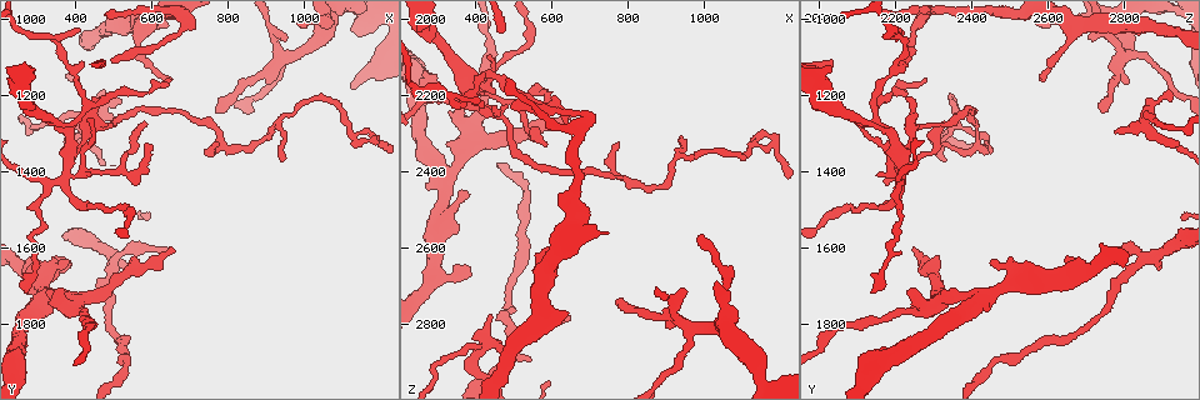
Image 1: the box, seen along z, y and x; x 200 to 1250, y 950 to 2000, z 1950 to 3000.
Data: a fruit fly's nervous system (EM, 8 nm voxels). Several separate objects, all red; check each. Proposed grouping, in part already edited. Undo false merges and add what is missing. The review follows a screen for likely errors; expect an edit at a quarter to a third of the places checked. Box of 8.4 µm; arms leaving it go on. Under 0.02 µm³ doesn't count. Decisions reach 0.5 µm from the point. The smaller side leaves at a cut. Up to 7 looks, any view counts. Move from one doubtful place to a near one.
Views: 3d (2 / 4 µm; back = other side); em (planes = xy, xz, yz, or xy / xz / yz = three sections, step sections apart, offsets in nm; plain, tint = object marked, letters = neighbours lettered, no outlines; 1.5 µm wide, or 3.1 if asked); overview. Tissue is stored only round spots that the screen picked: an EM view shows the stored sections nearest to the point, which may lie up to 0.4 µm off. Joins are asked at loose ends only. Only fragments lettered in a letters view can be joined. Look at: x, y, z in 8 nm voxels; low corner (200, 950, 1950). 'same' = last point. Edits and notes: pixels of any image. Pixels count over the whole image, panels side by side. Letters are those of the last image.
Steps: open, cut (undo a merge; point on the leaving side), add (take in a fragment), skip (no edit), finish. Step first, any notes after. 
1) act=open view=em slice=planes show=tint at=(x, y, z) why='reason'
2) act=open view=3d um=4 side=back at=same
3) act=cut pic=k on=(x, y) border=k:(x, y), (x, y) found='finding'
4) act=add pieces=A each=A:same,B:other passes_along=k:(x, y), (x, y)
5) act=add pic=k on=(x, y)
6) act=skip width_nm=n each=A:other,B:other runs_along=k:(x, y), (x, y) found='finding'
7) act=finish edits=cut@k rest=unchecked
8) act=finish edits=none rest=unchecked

act=open view=em slice=xy step=4 show=tint at=(405, 1025, 2215)

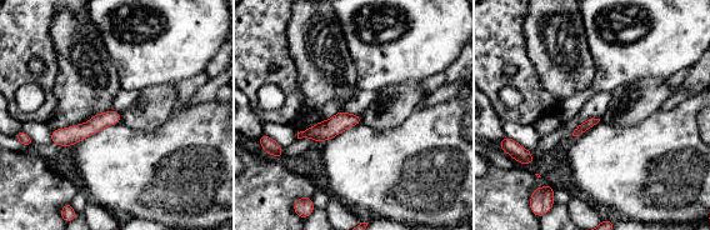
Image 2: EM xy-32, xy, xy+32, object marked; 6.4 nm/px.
act=open view=em slice=planes show=letters at=same

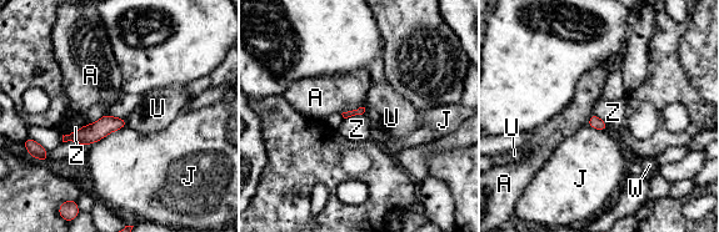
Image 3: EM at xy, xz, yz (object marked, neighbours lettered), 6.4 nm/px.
act=skip longest_contact=J:260nm each=A:other,J:other,U:other,W:other,Z:other found='none of them fits'

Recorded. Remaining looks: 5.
act=open view=em slice=yz step=4 show=letters at=(770, 1245, 2750) why='thin end'

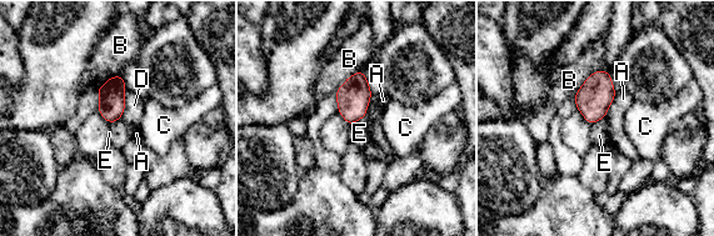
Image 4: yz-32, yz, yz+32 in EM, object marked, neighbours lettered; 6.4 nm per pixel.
act=skip width_nm=180 each=A:other,B:other,C:other,D:other,E:other border=4:(605, 116), (590, 124) found='no lettered fragment goes on from it'

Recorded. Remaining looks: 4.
act=open view=3d um=4 side=back at=(585, 1280, 2330) why='thin end'

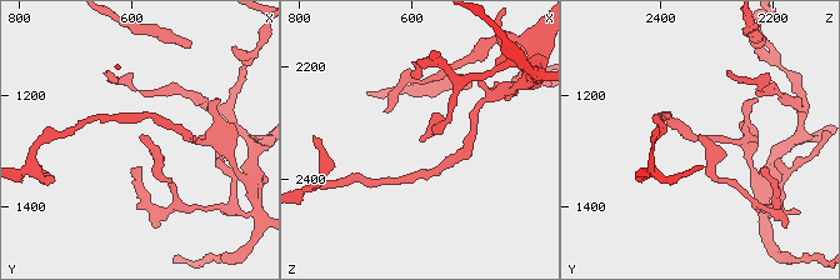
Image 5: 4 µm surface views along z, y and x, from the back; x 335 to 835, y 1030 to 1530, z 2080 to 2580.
act=open view=em slice=xy step=4 show=letters at=(585, 1280, 2325)

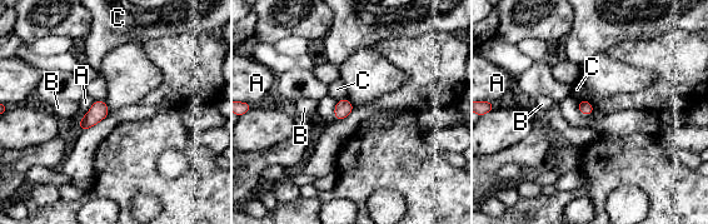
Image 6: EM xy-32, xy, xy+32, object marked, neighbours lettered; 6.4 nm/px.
act=open view=em slice=planes show=letters at=same why='cut it another way'

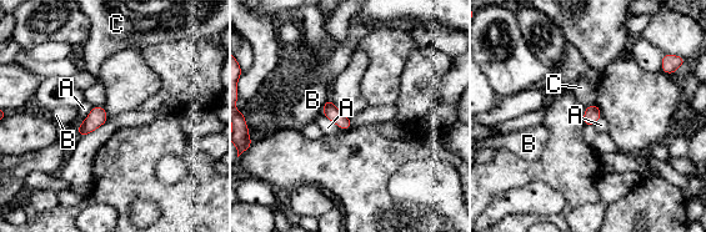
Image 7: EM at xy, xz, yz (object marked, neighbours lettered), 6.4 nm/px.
act=skip longest_contact=A:190nm each=A:other,B:other,C:other border=7:(323, 112), (345, 130) found='none of them fits'

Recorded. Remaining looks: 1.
act=finish edits=none rest=unchecked

